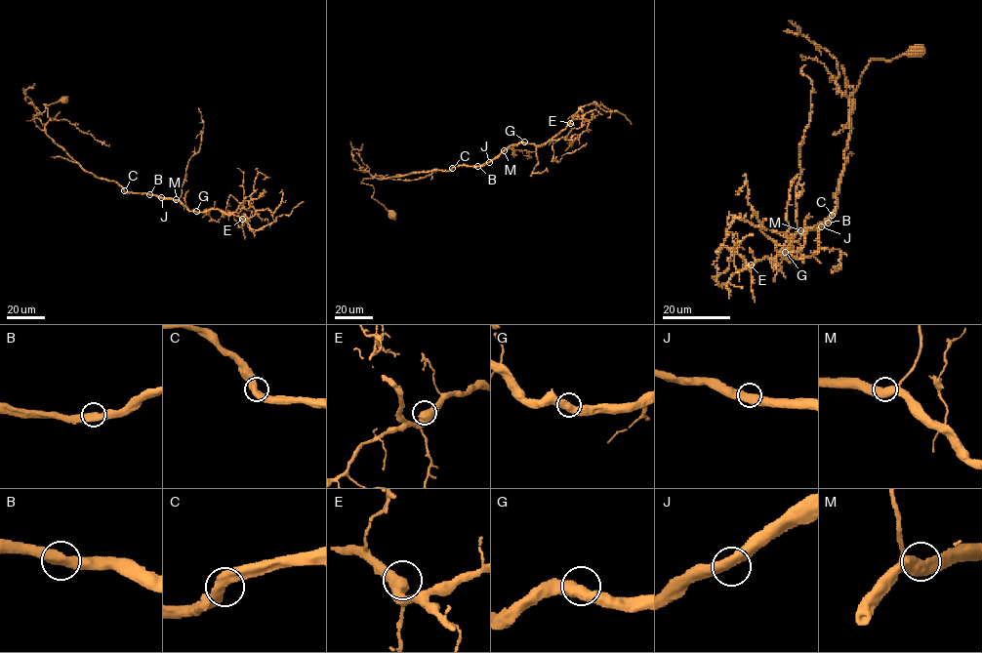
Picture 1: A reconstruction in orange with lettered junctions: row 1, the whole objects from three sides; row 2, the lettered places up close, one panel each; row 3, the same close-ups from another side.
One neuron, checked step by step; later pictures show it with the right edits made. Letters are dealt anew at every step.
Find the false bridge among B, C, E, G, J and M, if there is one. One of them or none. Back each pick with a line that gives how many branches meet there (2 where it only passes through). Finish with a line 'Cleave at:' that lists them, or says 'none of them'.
Cleave at: none of them

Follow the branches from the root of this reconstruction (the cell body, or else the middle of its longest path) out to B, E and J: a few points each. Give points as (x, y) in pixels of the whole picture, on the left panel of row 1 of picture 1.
B: (63, 100), (45, 104), (45, 109), (33, 118), (36, 125), (86, 171), (115, 181), (126, 192), (149, 194)
E: (63, 100), (45, 104), (33, 120), (86, 171), (126, 192), (242, 219)
J: (63, 100), (45, 104), (45, 109), (33, 118), (36, 125), (96, 177), (115, 181), (126, 192), (161, 197)

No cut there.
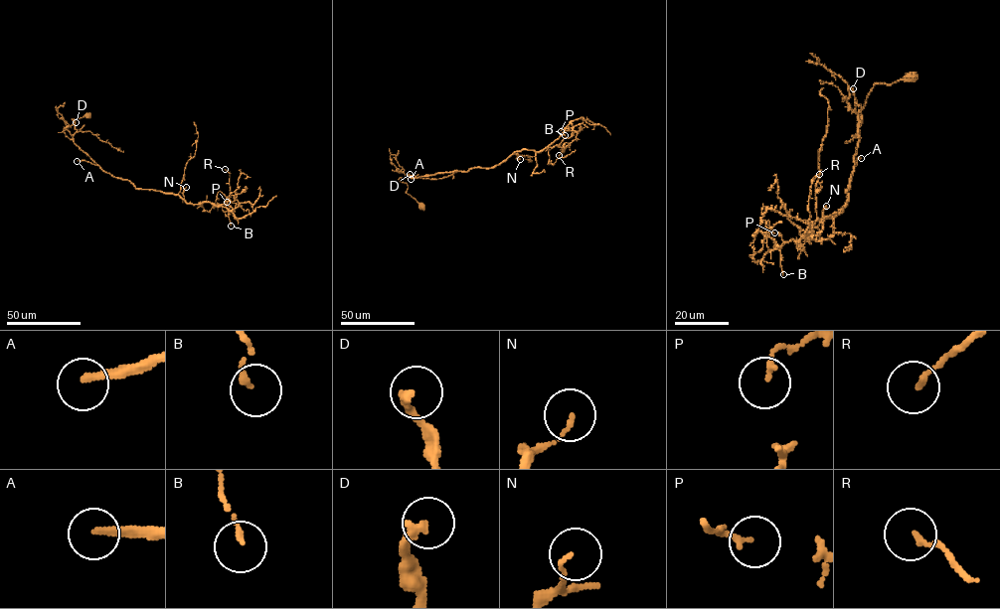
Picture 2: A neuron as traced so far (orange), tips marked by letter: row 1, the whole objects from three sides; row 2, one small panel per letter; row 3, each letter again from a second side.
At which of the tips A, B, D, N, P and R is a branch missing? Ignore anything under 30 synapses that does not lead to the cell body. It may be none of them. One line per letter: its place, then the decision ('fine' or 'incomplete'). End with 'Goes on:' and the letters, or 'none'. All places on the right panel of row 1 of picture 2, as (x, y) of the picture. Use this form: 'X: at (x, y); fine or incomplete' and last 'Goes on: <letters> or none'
A: at (861, 158); incomplete
B: at (783, 274); fine
D: at (853, 88); fine
N: at (826, 206); fine
P: at (774, 232); fine
R: at (819, 174); fine
Goes on: A

